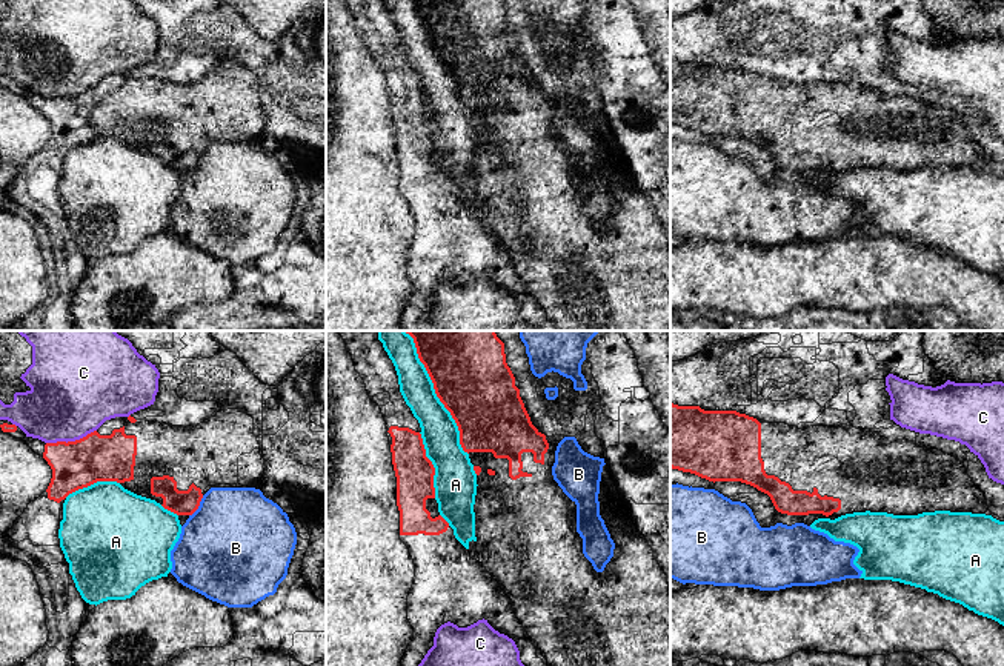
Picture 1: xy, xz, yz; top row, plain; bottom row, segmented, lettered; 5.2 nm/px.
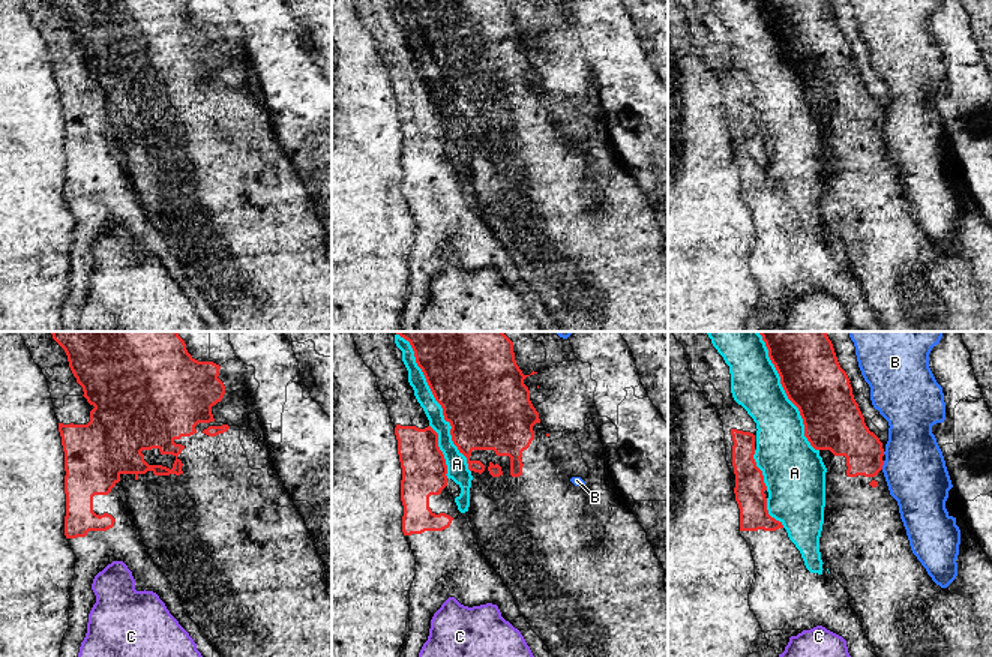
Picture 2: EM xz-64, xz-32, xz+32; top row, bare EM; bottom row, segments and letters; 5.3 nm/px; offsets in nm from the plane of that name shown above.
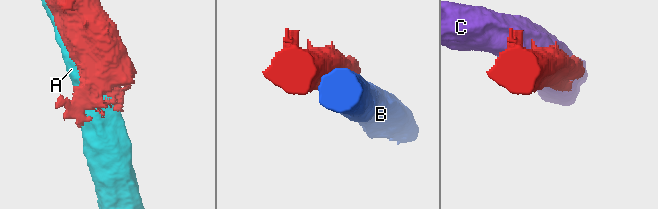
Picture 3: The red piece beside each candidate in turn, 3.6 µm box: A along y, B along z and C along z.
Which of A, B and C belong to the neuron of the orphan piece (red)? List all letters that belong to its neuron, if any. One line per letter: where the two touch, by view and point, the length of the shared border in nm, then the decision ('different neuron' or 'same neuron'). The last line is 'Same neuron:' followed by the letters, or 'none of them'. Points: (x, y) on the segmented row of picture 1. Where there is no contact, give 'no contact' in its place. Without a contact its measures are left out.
A: xz (435, 392) | 750 nm | different neuron
B: xy (199, 505) | 130 nm | different neuron
C: xy (71, 442) | 280 nm | different neuron
Same neuron: none of them

